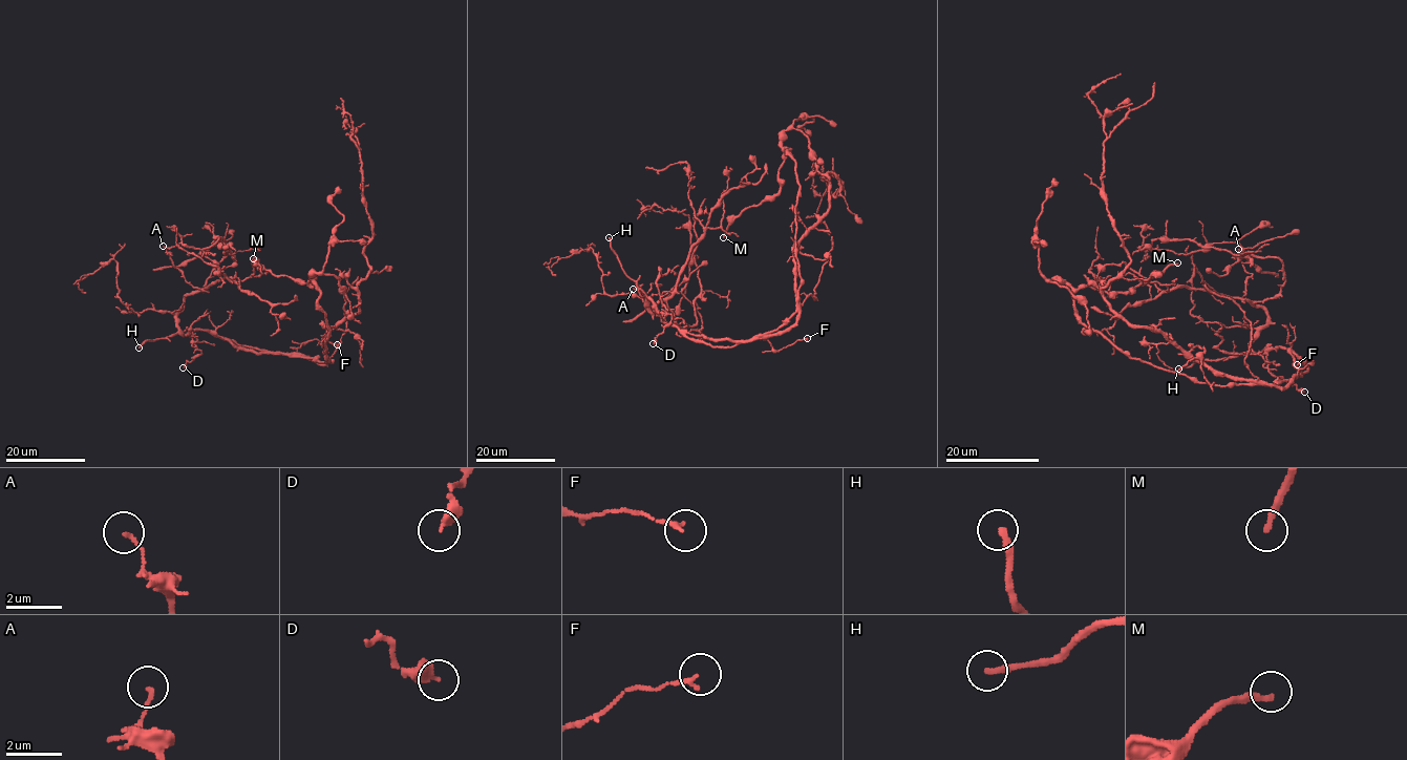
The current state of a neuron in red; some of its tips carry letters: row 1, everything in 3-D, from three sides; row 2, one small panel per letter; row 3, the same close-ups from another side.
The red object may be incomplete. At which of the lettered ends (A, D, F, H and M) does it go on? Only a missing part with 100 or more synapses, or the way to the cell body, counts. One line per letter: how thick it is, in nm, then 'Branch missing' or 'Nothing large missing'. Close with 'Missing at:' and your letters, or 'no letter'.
A: Thickness 130 nm. Nothing large missing
D: Thickness 380 nm. Nothing large missing
F: Thickness 160 nm. Nothing large missing
H: Thickness 240 nm. Branch missing
M: Thickness 240 nm. Nothing large missing
Missing at: H

